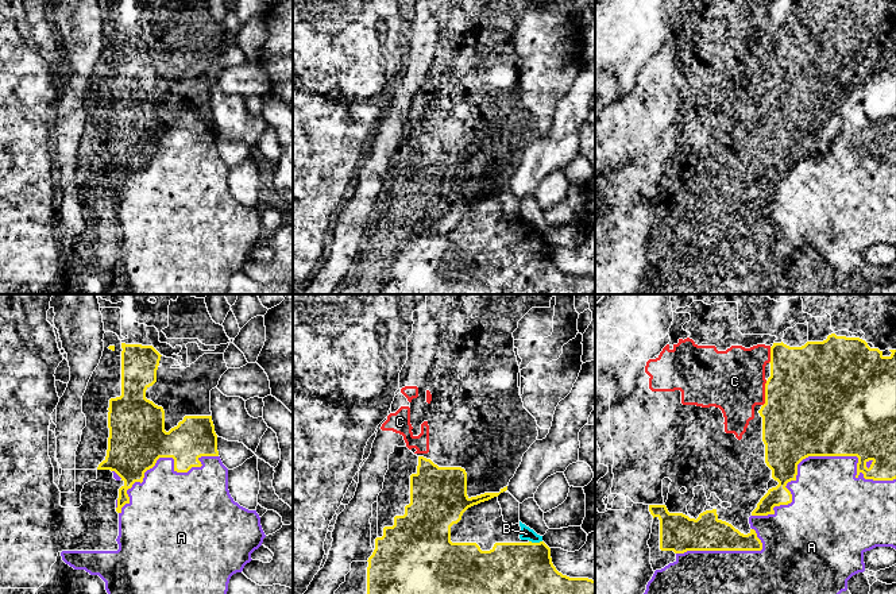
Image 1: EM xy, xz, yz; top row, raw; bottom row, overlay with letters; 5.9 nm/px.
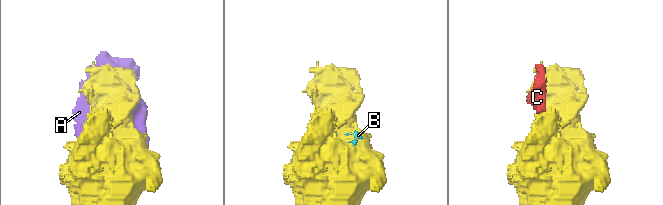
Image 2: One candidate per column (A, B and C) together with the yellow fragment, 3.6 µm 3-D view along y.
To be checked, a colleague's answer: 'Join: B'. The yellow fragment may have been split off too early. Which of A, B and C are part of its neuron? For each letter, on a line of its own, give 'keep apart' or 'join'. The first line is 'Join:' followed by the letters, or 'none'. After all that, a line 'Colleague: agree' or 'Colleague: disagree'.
Join: A, B
A: join
B: join
C: keep apart
Colleague: disagree

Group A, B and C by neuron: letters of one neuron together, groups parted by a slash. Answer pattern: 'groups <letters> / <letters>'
groups A B / C

